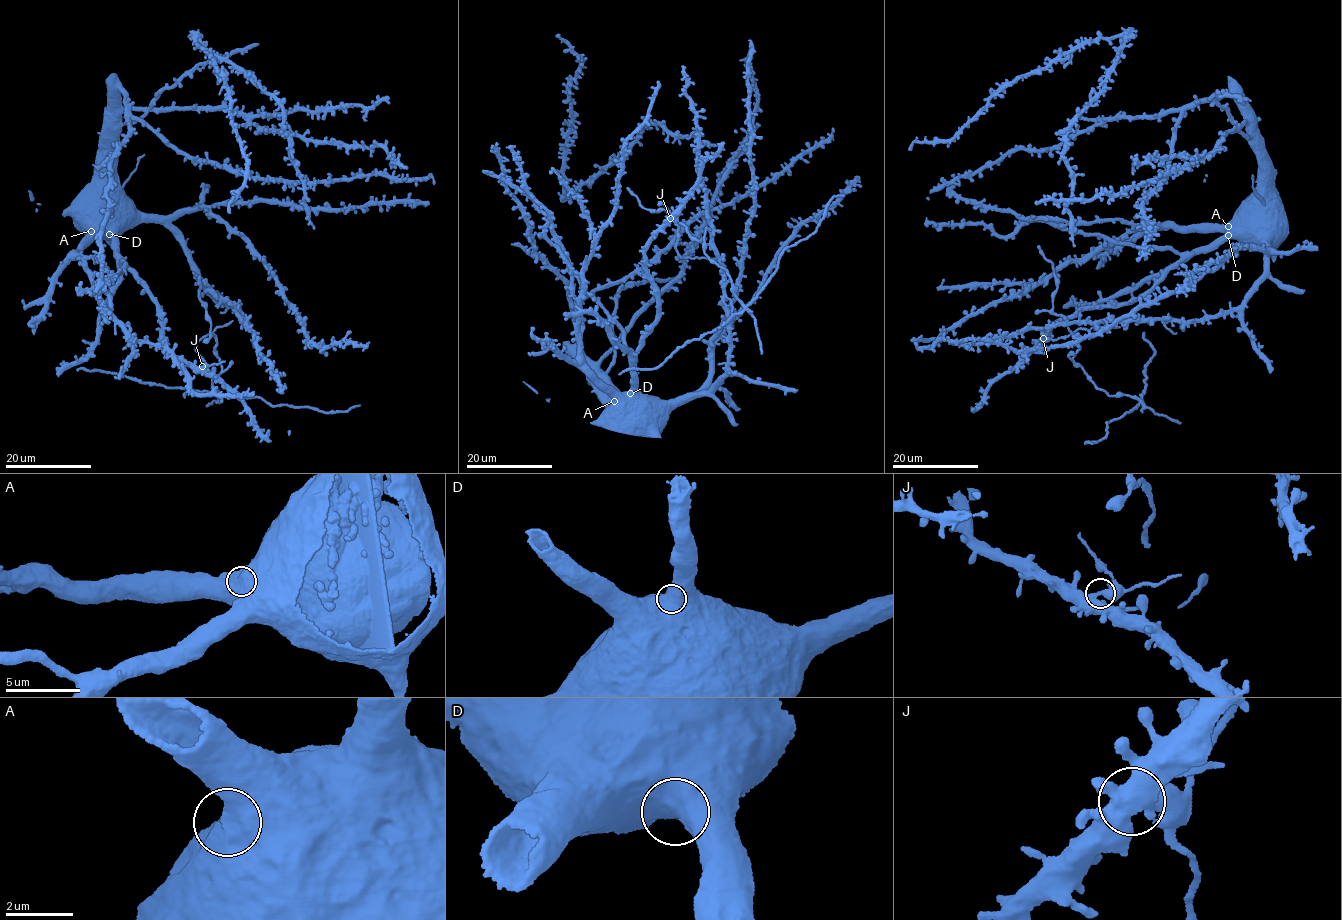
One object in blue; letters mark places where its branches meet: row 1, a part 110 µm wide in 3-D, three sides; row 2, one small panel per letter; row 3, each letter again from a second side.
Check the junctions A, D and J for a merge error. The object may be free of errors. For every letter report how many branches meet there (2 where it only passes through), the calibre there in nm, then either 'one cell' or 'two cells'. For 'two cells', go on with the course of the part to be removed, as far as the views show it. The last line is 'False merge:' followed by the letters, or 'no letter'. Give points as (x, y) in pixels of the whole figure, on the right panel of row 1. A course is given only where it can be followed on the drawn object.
A: branches 1; calibre 800 nm; one cell
D: branches 1; calibre 800 nm; one cell
J: branches 1; calibre 650 nm; two cells; course (1043, 337), (1056, 340), (1082, 328), (1088, 330), (1108, 324), (1119, 327)
False merge: J

